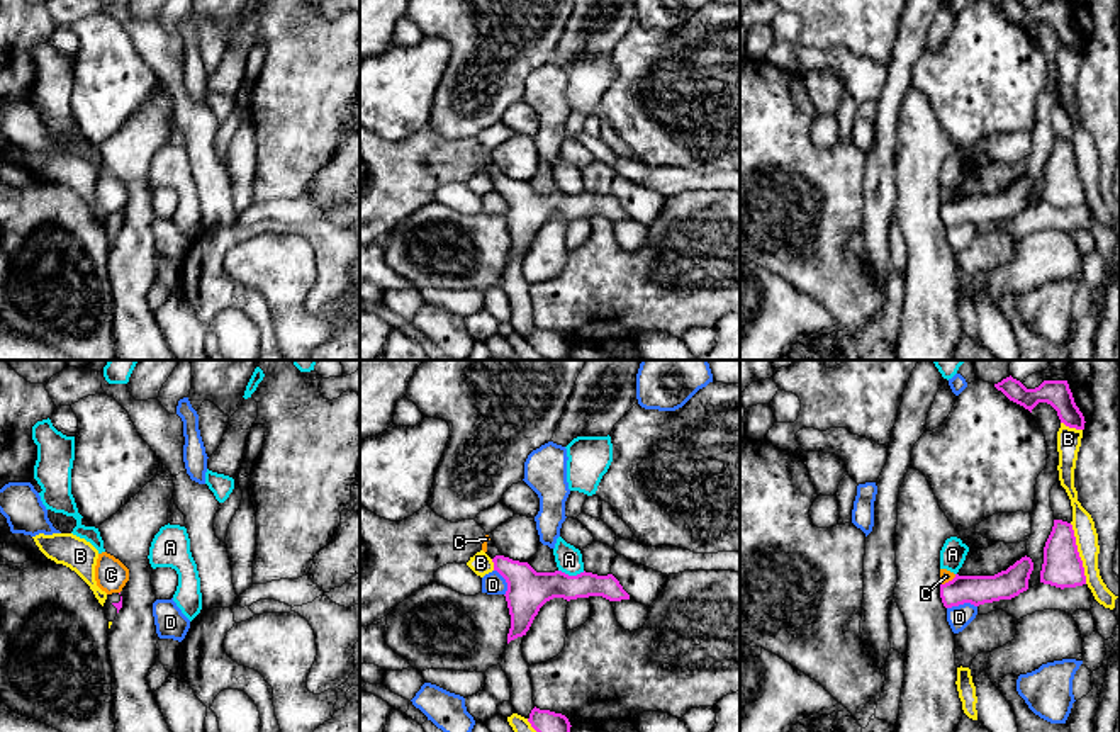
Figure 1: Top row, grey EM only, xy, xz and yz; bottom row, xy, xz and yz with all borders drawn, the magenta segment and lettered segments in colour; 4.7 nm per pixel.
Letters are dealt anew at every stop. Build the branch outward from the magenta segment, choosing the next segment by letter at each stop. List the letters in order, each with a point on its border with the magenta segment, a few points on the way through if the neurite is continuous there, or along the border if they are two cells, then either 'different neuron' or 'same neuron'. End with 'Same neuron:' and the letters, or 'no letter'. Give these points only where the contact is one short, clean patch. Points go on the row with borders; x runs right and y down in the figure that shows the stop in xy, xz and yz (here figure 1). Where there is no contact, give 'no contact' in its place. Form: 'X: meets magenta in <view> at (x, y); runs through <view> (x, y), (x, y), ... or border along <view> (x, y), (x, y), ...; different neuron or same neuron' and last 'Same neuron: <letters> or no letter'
A: meets magenta in xz at (572, 576); border along xz (559, 569), (569, 574), (584, 571); different neuron
B: meets magenta in yz at (1078, 554); different neuron
C: meets magenta in yz at (949, 581); border along yz (956, 574), (940, 585); different neuron
D: meets magenta in yz at (961, 603); border along yz (976, 605), (964, 603), (947, 608); different neuron
Same neuron: no letter

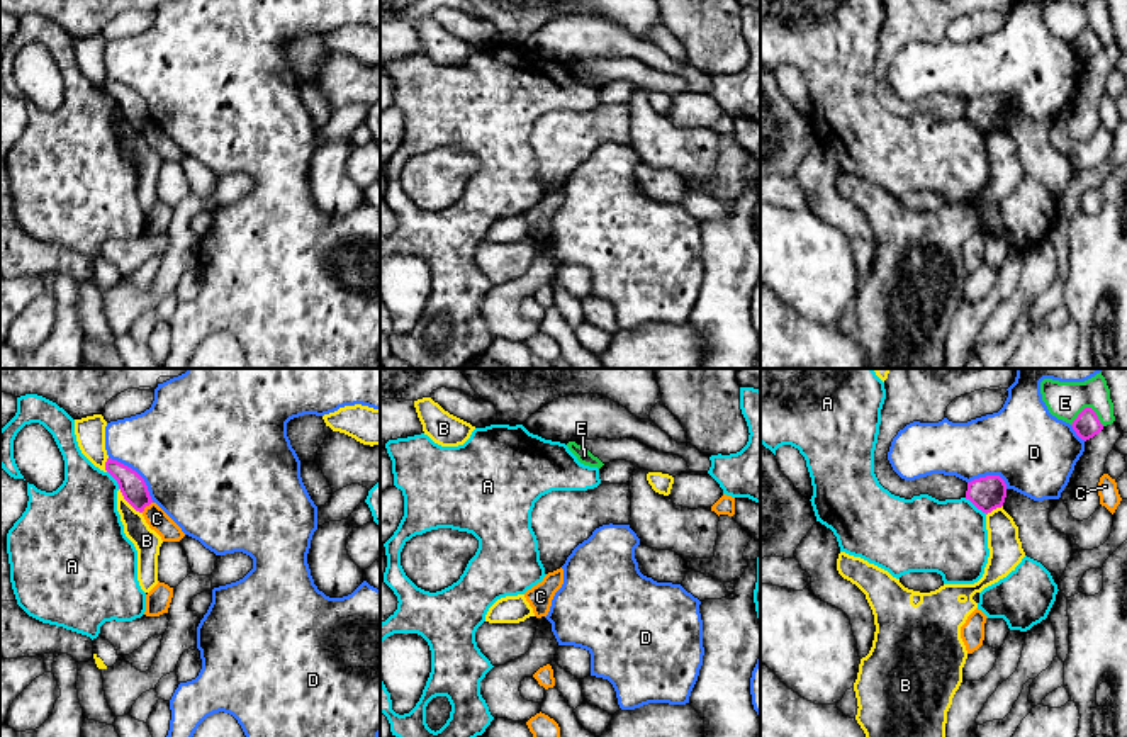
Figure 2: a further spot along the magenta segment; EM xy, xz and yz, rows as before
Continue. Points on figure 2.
A: meets magenta in yz at (976, 506); different neuron
B: meets magenta in xy at (128, 501); different neuron
C: meets magenta in xy at (146, 505); different neuron
D: meets magenta in xy at (138, 474); different neuron
E: meets magenta in yz at (1090, 408); border along yz (1071, 421), (1085, 408), (1090, 408), (1104, 425); different neuron
Same neuron: no letter

